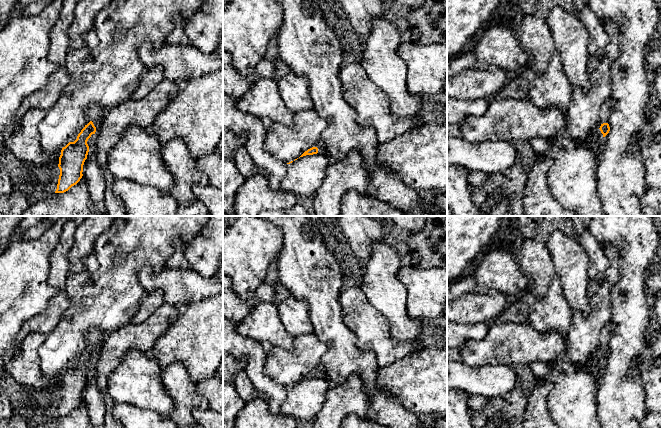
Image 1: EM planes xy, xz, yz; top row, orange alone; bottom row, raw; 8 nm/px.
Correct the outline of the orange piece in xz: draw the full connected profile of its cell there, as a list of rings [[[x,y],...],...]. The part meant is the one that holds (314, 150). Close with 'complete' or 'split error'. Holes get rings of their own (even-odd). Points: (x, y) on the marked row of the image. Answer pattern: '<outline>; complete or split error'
[[[319,144],[317,147],[312,147],[305,151],[300,157],[306,156],[306,155],[313,155],[313,154],[323,154],[323,155],[328,155],[325,147],[321,144]]]; split error

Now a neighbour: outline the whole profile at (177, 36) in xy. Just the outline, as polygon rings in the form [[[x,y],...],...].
[[[177,17],[175,19],[174,29],[166,39],[166,42],[169,44],[179,44],[179,45],[188,43],[187,37],[184,32],[184,25],[185,19],[183,17]]]

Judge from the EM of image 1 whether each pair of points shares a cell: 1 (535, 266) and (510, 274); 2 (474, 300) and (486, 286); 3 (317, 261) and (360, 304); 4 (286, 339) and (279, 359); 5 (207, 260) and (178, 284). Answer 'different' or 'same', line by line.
1: different
2: different
3: different
4: different
5: different

